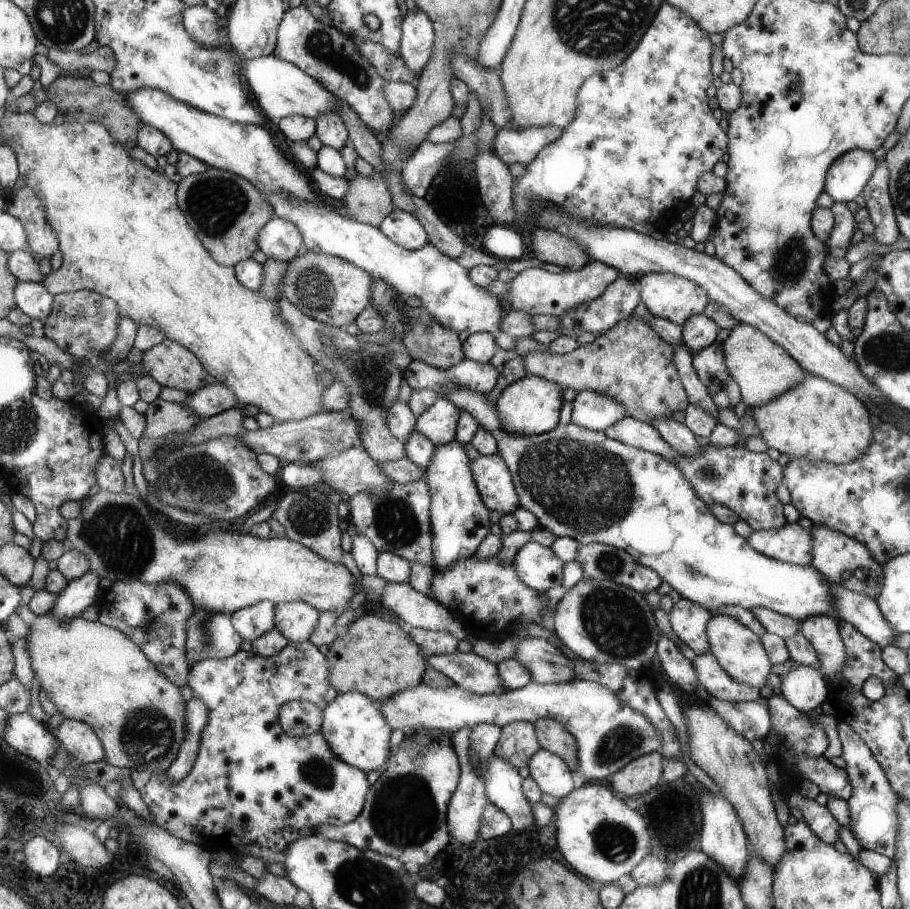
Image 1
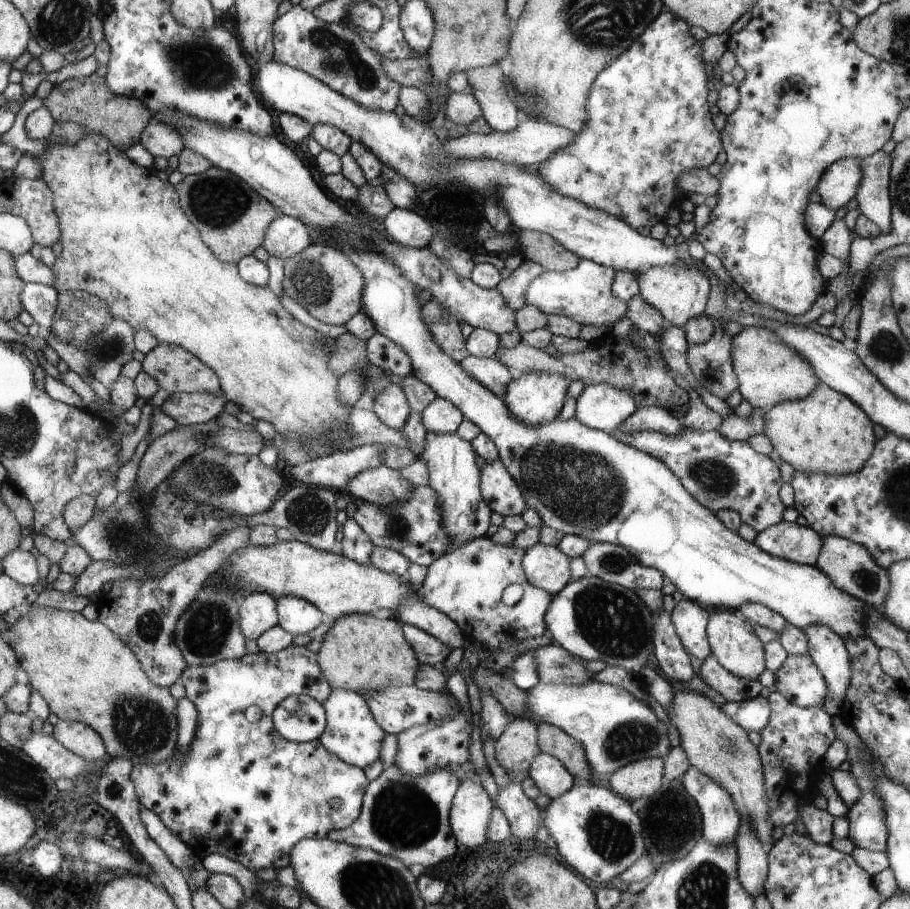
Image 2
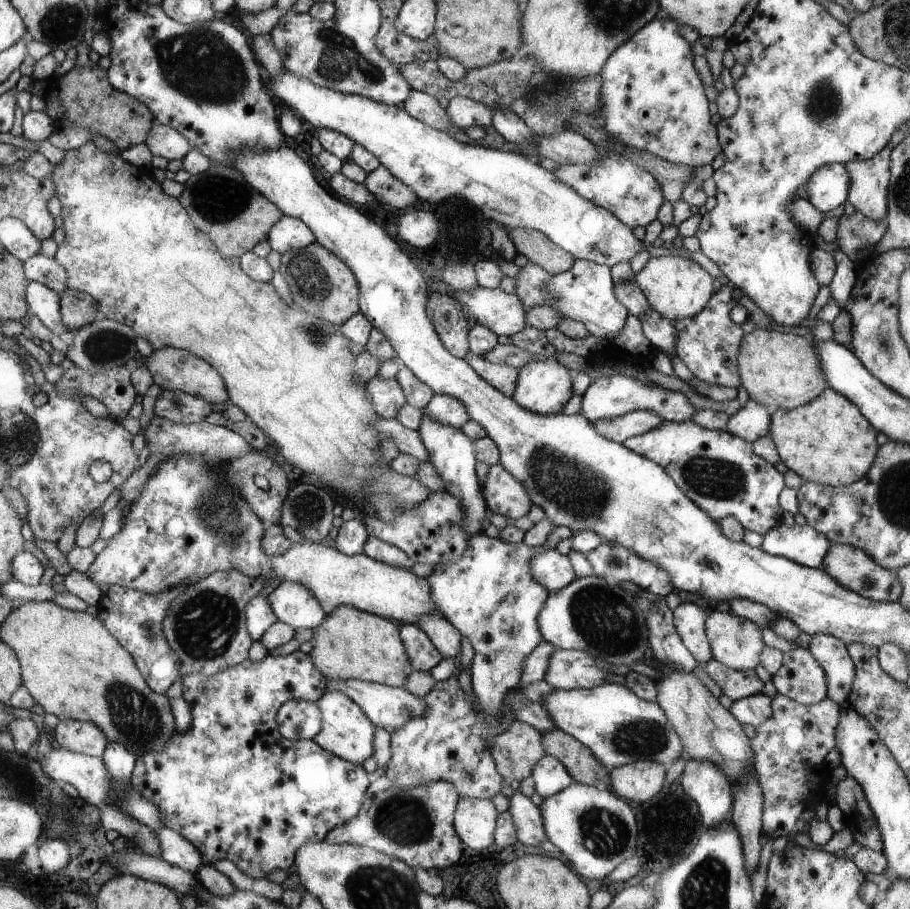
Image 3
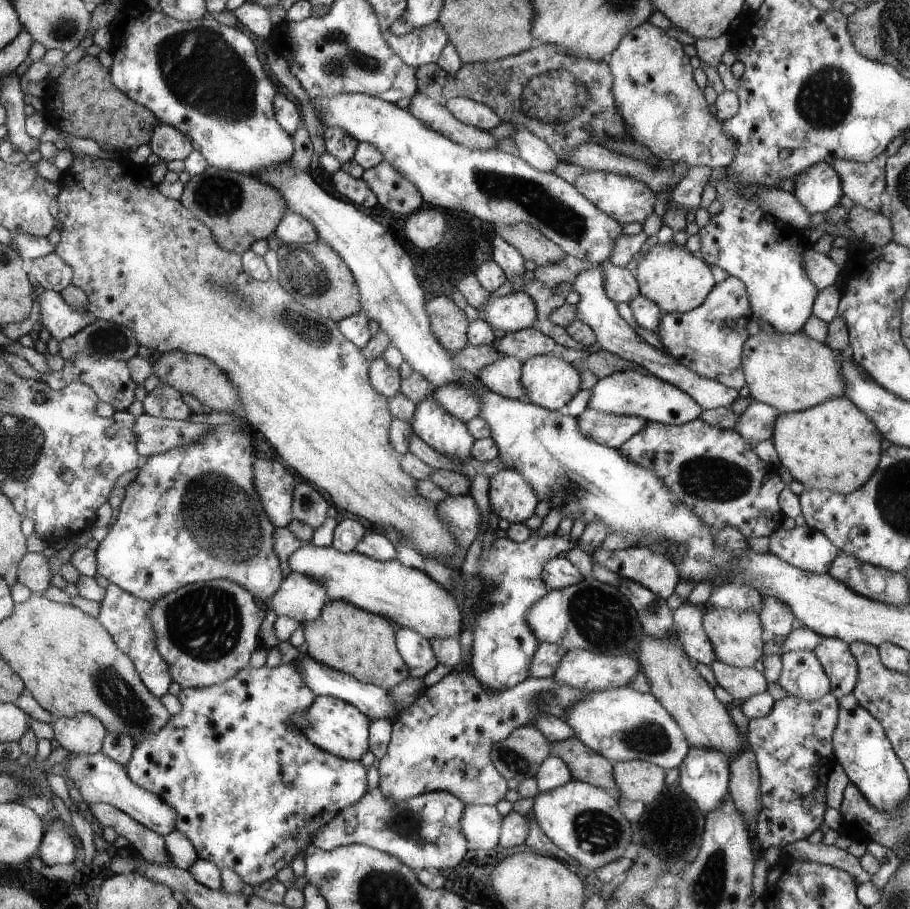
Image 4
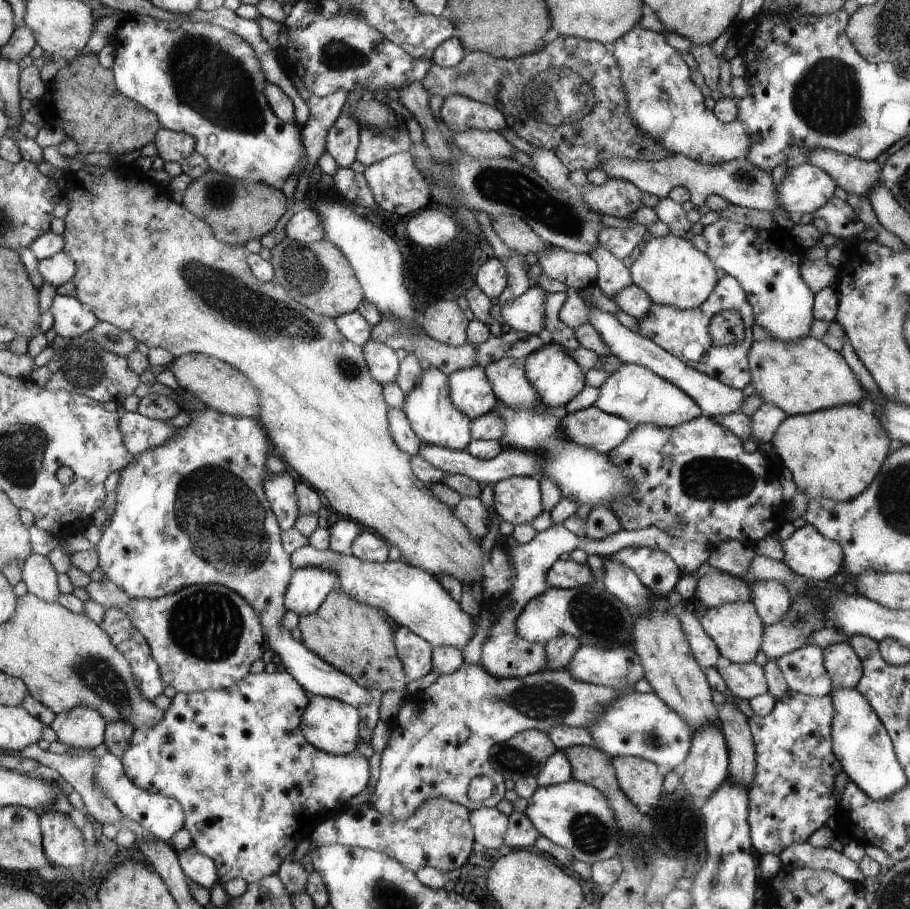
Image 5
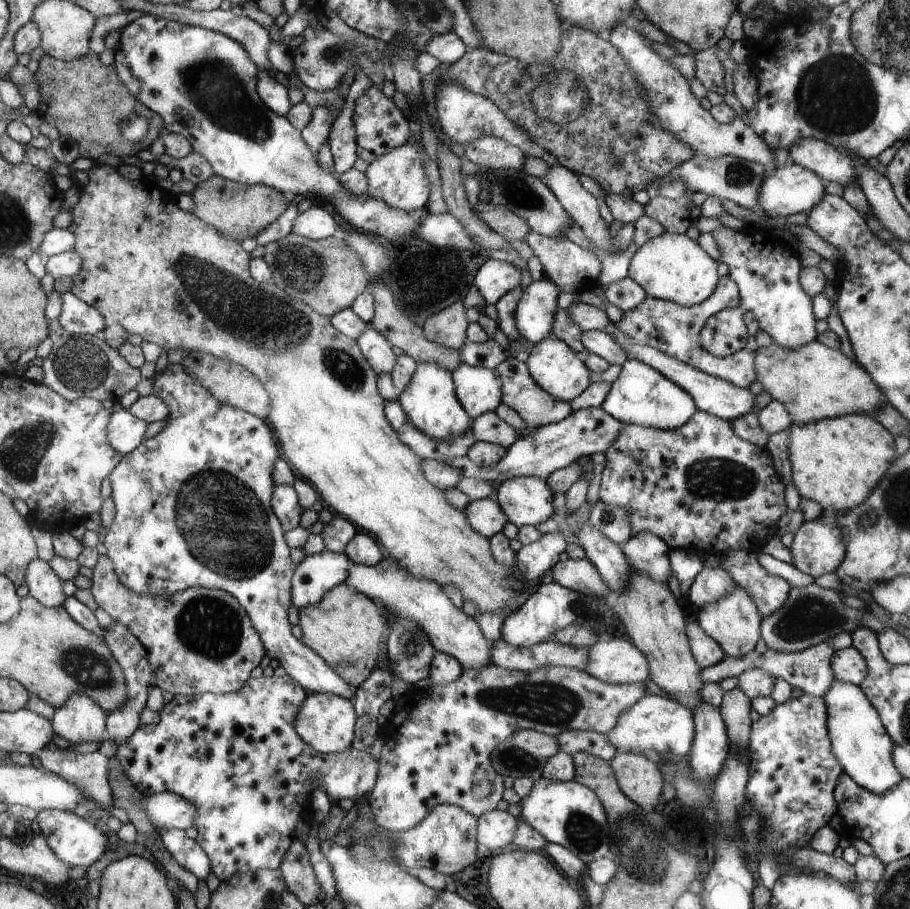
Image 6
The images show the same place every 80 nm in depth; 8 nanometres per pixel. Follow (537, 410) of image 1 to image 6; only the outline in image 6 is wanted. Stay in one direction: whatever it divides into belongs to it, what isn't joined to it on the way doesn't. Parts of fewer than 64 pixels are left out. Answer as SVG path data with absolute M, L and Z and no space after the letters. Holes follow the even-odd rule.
M558 337L542 339L539 343L532 345L524 361L532 378L545 391L563 401L571 402L573 398L580 396L588 386L597 382L597 376L586 366L581 354Z

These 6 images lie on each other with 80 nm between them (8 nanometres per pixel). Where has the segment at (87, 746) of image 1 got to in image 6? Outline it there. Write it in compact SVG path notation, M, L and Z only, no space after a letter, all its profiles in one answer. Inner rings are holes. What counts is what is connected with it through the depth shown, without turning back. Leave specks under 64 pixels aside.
M72 693L52 715L53 730L71 744L105 739L106 717L98 704L82 693Z

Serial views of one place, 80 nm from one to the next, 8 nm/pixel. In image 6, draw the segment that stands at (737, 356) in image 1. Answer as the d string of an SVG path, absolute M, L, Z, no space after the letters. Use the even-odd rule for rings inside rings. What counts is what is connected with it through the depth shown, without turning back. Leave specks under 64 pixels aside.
M817 340L800 349L790 350L772 342L770 346L758 347L755 352L757 380L773 399L787 406L796 423L804 424L849 414L876 415L882 407L888 407L887 396L880 390L871 374L856 360L846 356L841 349L832 350Z

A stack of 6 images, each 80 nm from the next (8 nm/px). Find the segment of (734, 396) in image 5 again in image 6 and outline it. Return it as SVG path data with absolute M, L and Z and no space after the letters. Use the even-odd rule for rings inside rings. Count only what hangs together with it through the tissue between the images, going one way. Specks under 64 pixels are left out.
M610 322L605 330L608 331L620 344L627 350L627 358L638 359L648 366L658 369L666 377L671 378L672 381L678 383L684 390L689 391L694 400L696 400L697 410L704 411L716 415L719 419L728 419L733 421L738 417L751 413L756 404L756 395L754 395L749 388L742 388L738 385L733 385L732 382L724 380L708 373L702 372L685 362L672 358L663 352L657 351L648 345L635 343L630 341L624 333L615 327L613 322Z

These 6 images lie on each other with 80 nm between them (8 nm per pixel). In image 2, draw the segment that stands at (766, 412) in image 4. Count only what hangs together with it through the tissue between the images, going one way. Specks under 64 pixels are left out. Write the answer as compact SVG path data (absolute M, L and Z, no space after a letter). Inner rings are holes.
M753 407L750 416L733 412L722 421L718 432L734 441L747 441L750 436L764 432L765 412L758 407Z

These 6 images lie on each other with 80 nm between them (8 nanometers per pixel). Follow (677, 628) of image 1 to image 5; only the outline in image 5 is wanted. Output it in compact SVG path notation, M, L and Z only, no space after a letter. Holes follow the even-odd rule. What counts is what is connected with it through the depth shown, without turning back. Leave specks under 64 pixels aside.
M682 612L679 618L686 631L686 638L692 647L693 657L697 659L702 668L716 667L720 660L721 651L718 650L717 643L709 634L706 634L702 622L692 614L693 612Z

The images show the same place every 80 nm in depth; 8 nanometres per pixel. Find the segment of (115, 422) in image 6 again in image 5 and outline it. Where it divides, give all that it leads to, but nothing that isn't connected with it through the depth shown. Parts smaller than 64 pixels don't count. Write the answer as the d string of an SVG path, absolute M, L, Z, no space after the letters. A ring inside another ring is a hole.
M126 411L120 418L119 426L124 435L124 444L133 455L167 441L179 431L179 428L168 426L165 421L154 420L130 411Z

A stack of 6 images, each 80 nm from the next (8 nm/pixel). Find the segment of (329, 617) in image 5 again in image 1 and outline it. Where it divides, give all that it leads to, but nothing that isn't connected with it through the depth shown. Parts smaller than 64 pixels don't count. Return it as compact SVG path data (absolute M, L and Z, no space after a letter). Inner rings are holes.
M368 611L360 612L349 624L348 630L328 646L325 657L330 666L330 682L337 689L337 694L362 693L379 703L422 684L427 667L421 647L406 632L406 628L392 619L384 620Z

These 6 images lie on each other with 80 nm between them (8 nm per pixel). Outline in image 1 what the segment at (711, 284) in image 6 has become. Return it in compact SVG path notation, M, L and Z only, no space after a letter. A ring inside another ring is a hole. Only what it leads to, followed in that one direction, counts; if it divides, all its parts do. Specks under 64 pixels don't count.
M658 271L646 273L636 281L641 288L641 302L645 304L645 307L653 315L665 318L677 325L684 325L690 317L704 312L708 304L709 294L705 287L698 286L698 283L679 275Z

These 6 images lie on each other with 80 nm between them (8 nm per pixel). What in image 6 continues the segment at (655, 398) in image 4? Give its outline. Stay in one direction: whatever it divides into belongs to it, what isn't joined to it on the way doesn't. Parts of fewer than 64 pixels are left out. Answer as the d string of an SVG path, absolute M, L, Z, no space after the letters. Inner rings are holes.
M638 359L627 360L622 365L619 378L611 383L600 407L621 423L654 427L663 431L680 429L698 411L696 400L689 391Z

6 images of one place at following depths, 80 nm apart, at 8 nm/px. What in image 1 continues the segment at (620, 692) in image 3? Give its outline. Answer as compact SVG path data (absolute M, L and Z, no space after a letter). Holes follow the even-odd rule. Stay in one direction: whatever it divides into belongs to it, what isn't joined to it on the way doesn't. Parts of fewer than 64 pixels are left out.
M532 680L521 689L511 690L501 695L479 695L462 687L454 685L448 688L432 688L424 683L413 686L412 689L403 690L396 697L387 698L379 703L381 713L388 720L392 729L399 728L406 735L417 729L432 729L433 731L457 731L463 726L476 726L478 723L498 723L501 727L512 721L528 721L533 723L537 719L555 719L566 727L571 735L577 739L578 771L580 771L589 784L589 780L608 779L610 774L624 769L629 762L638 757L654 751L661 752L663 743L661 734L654 723L642 711L636 710L623 700L609 687L602 686L594 681L576 680L570 683L540 684Z

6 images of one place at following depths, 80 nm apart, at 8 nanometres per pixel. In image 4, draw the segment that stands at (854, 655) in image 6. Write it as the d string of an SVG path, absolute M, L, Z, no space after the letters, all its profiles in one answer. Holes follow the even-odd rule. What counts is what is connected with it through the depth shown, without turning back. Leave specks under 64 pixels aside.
M825 637L820 638L813 651L828 676L830 693L837 699L852 694L858 683L860 671L849 646L841 639Z

